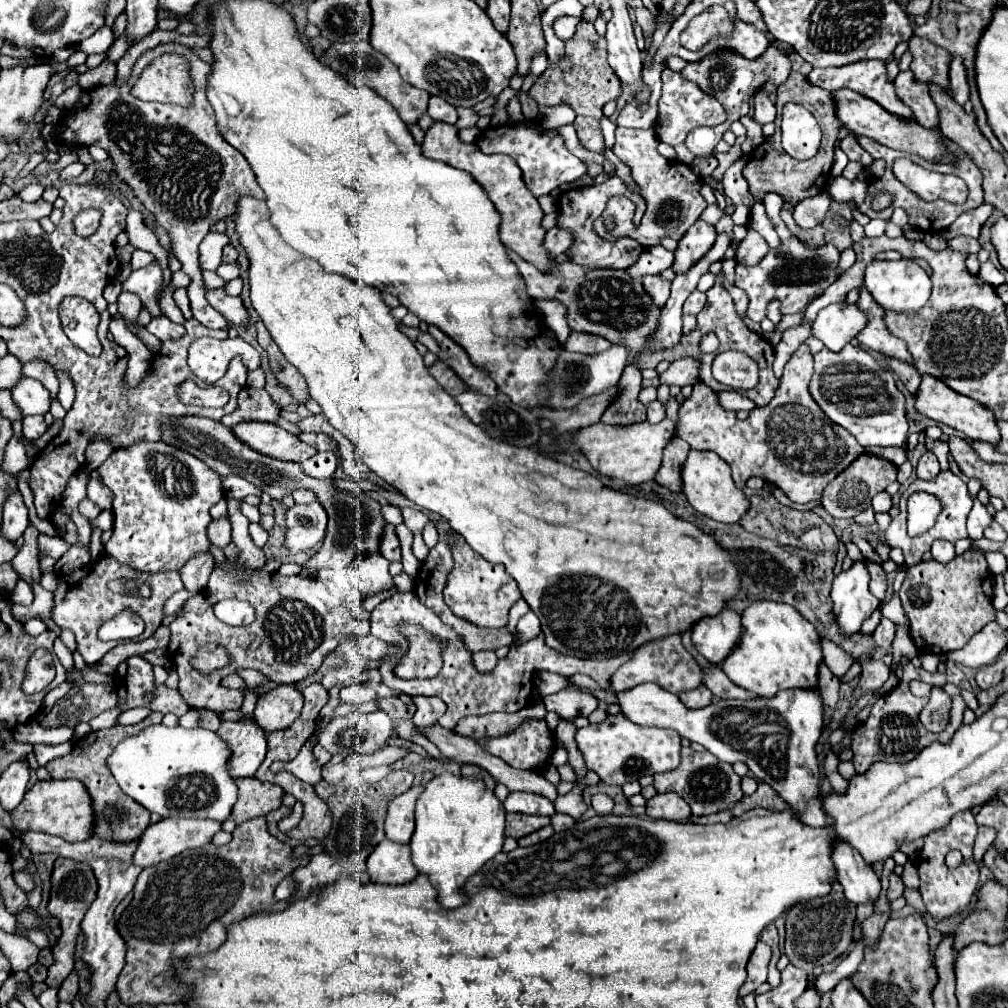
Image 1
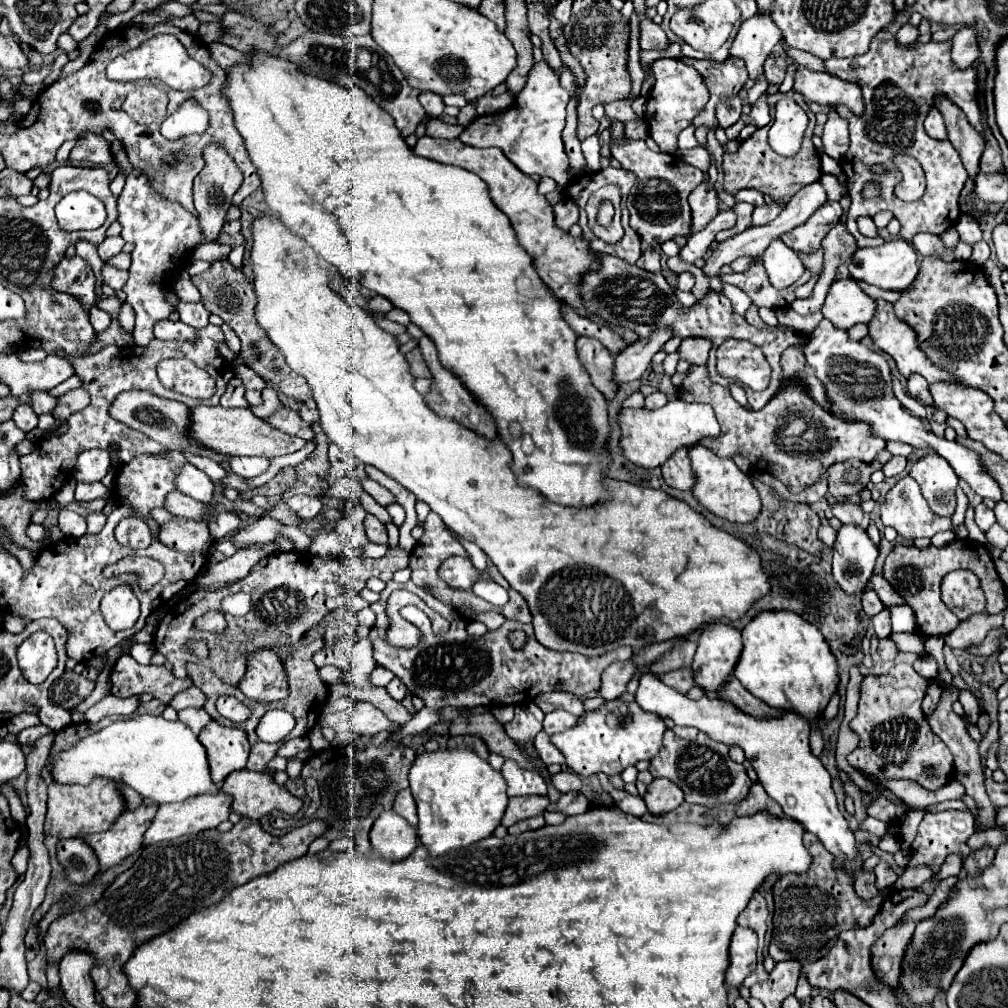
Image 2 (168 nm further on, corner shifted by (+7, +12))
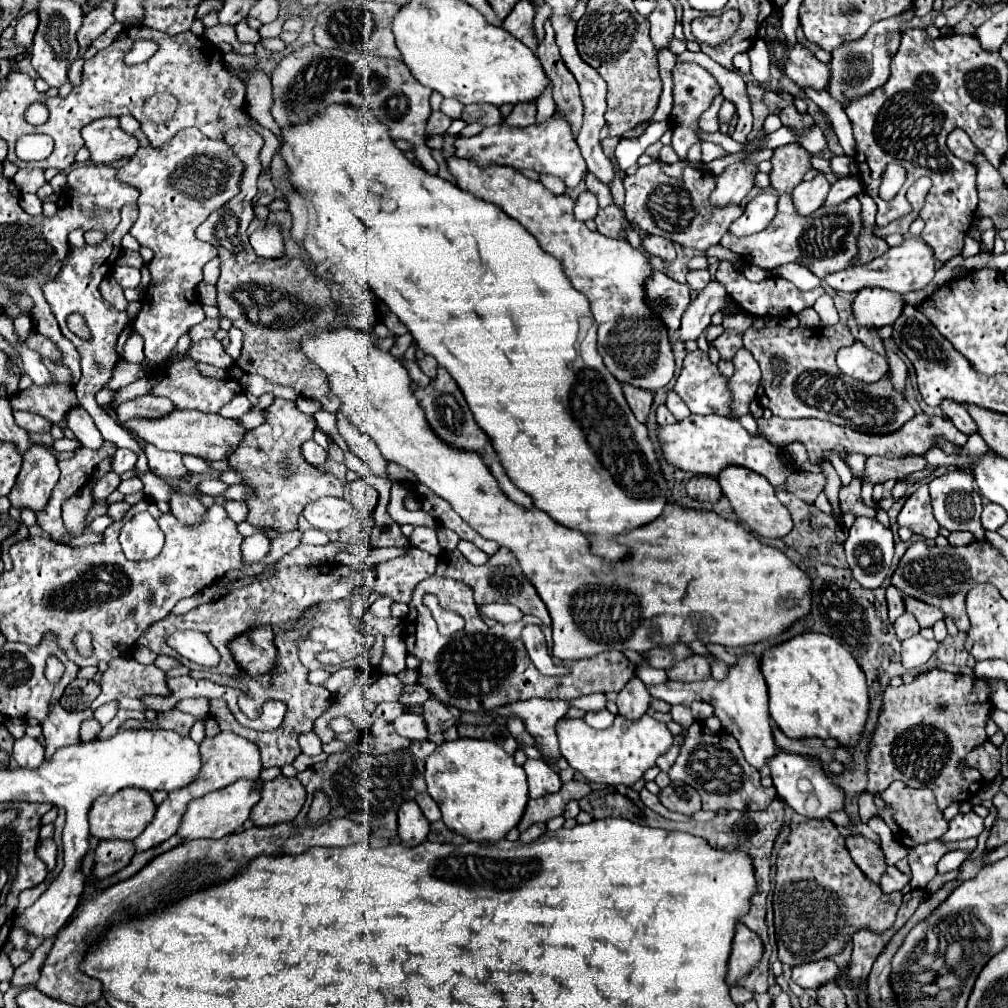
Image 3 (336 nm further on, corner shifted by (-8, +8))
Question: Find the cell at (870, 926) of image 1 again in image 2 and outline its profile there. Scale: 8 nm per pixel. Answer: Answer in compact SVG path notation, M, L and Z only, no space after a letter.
M860 868L856 874L854 874L854 890L860 898L864 900L870 900L878 894L878 888L874 886L874 872L868 872L864 868Z

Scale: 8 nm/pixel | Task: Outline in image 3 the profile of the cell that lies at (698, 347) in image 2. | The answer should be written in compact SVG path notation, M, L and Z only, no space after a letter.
M725 330L721 336L717 336L713 342L711 342L713 348L717 348L721 360L725 362L731 362L735 352L743 346L741 342L741 332L735 332L735 330Z

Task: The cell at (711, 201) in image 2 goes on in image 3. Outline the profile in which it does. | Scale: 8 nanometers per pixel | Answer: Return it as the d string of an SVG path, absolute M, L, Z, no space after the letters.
M737 162L737 164L731 164L723 170L721 176L717 176L717 186L715 190L711 192L711 204L717 206L717 208L725 208L729 204L741 204L741 200L749 194L749 190L753 188L753 178L755 178L755 172L757 172L757 164L751 164L751 162Z

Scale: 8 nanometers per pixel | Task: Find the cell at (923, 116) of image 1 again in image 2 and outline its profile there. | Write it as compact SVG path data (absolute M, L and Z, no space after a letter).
M936 108L930 110L930 114L928 114L926 122L924 122L924 128L926 128L928 136L932 136L934 140L946 140L948 138L948 132L946 132L946 126L944 126L944 118Z

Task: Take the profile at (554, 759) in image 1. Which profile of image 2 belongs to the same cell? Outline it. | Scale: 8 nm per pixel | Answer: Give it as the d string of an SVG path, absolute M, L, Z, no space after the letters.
M554 710L550 714L546 714L544 718L544 730L548 736L556 734L556 732L562 732L562 730L568 730L570 726L574 726L578 722L578 716L566 712L566 710Z

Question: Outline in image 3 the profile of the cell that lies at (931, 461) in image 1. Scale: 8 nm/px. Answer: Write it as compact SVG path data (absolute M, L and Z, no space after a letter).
M965 468L949 470L943 476L937 476L929 482L931 500L933 500L933 514L937 522L947 530L969 530L975 540L985 540L985 528L981 524L981 494L973 490L973 476Z

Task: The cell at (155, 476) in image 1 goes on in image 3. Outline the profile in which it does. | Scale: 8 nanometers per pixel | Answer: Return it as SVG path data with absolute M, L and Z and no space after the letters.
M143 512L123 526L119 542L129 560L151 560L161 552L165 536L157 522Z

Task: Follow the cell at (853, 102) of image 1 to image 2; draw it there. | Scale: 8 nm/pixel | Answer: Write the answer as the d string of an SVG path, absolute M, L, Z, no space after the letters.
M796 66L794 90L810 102L818 102L822 106L846 104L854 114L862 114L864 110L858 84L848 84L838 76L830 76L826 72L812 72L804 66Z

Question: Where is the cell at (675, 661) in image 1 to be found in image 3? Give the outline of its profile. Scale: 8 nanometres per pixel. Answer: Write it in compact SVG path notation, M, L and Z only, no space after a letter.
M633 676L625 688L617 694L617 708L619 708L619 714L631 718L631 720L637 720L639 716L643 716L649 708L649 700L651 700L651 694L647 690L647 686L637 678Z

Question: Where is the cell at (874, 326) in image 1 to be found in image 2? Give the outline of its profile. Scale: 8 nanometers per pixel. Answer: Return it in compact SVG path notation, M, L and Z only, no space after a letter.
M878 300L876 314L874 314L874 318L870 320L870 338L872 338L872 342L874 342L880 350L888 352L888 354L896 360L896 366L898 366L898 370L900 370L900 374L902 374L904 378L908 378L908 376L912 376L912 374L920 374L920 376L924 376L930 384L934 384L934 382L954 382L954 384L962 384L958 378L954 378L952 374L948 374L948 370L938 368L938 366L926 356L926 352L922 352L922 350L918 348L916 332L914 332L904 320L896 318L896 314L894 314L894 310L892 310L892 304L886 302L886 300Z

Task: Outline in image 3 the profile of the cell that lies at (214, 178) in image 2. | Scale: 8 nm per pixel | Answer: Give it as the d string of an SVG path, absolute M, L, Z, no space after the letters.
M237 128L225 132L225 142L233 154L243 162L243 178L239 182L239 194L233 196L219 210L197 228L201 240L211 242L219 250L221 258L221 276L217 280L217 304L219 314L229 318L235 328L243 332L243 352L237 364L249 372L267 378L273 384L289 386L297 396L321 402L321 408L327 412L337 412L339 398L331 396L327 388L327 376L319 372L307 358L299 352L299 340L311 336L315 328L333 328L333 326L353 326L371 332L379 316L369 304L359 306L349 298L337 284L327 284L321 276L309 272L303 260L285 260L285 258L259 258L255 256L249 238L247 226L253 220L253 196L257 194L257 178L261 174L259 148L263 140L251 128Z

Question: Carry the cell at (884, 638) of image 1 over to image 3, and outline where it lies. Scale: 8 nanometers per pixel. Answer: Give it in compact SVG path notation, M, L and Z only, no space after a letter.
M903 614L903 616L899 616L895 622L893 622L893 626L895 626L895 632L897 632L897 638L899 640L905 640L905 638L911 638L911 636L915 636L917 632L919 632L919 624L917 624L917 620L915 620L915 616L913 614Z

